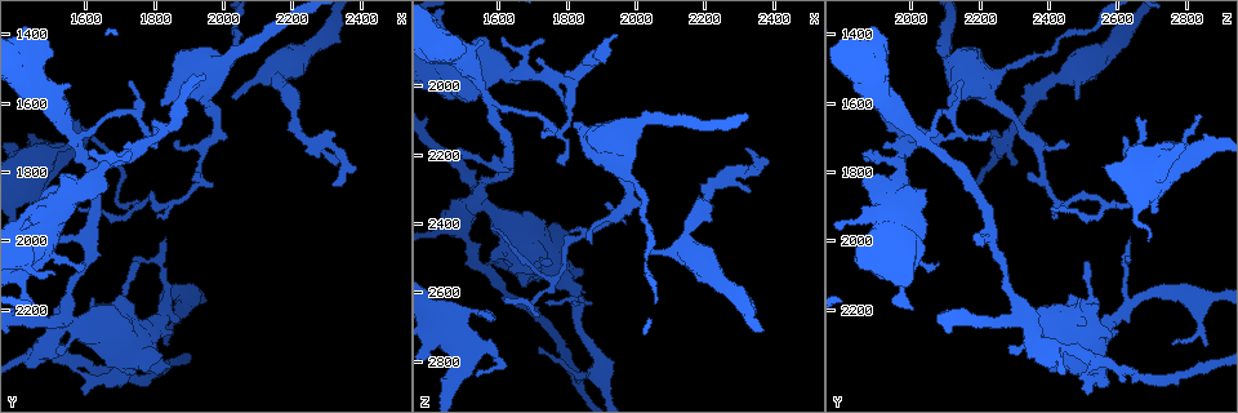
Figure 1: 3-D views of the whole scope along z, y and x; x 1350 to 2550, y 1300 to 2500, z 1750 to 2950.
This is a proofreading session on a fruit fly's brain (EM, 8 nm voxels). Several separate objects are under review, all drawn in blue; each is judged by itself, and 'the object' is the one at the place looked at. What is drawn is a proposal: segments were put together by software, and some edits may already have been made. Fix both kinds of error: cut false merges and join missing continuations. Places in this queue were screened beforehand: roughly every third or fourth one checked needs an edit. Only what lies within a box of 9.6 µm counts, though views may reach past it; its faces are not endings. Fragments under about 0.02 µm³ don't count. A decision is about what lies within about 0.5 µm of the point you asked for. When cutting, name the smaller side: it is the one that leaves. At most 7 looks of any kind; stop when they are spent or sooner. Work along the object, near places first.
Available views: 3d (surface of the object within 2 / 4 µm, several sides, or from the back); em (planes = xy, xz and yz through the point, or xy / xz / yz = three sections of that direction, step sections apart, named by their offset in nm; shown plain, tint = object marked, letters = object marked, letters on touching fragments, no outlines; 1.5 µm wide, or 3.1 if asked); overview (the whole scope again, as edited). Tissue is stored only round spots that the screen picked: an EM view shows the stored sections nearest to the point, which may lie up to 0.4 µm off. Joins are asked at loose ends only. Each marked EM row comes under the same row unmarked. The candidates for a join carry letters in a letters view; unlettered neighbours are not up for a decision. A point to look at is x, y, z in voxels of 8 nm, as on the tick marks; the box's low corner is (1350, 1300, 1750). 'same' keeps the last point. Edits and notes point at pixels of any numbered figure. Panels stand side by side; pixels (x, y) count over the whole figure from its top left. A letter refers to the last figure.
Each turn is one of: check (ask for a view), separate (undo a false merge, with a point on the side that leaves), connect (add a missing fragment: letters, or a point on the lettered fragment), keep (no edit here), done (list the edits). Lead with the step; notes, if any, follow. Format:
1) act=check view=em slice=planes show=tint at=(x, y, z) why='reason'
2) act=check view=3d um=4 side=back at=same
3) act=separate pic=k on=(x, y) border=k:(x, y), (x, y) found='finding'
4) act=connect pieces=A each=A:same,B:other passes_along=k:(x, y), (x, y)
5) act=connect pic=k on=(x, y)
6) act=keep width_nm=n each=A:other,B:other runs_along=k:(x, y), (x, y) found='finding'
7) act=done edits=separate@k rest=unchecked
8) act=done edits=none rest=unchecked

act=check view=em slice=planes show=letters at=(1830, 1990, 2640)

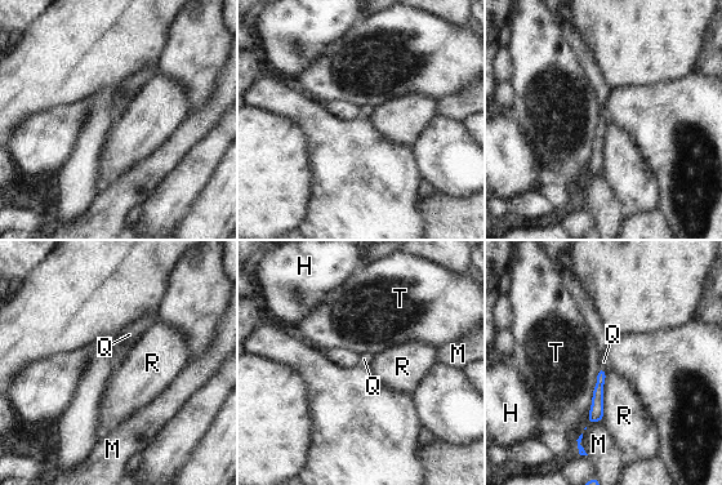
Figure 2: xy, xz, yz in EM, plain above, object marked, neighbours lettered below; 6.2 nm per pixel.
act=connect pieces=Q each=H:other,M:other,Q:same,R:other,T:other passes_along=2:(597, 399), (605, 369), (604, 361) found='the cell continues'

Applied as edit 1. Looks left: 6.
act=check view=overview why='see it whole again'

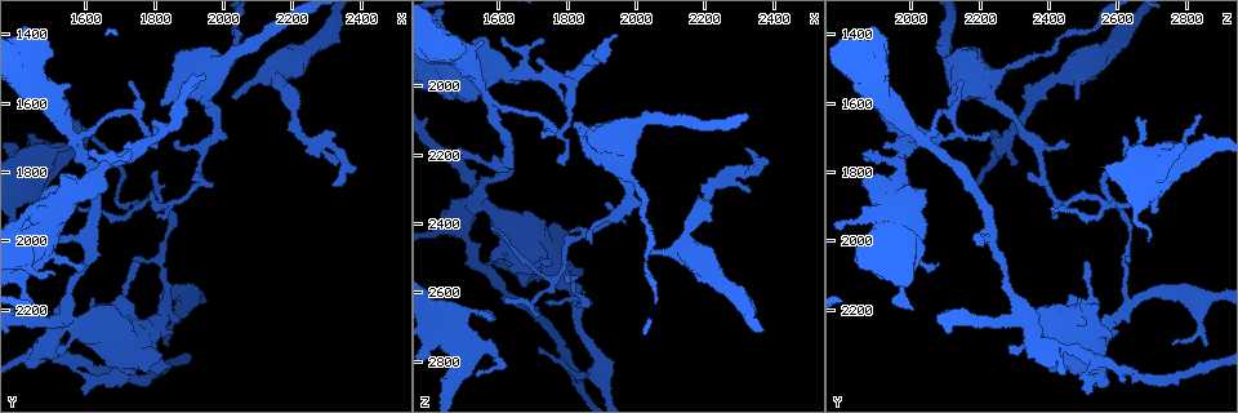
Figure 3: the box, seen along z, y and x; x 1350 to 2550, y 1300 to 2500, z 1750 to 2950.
act=check view=3d um=4 at=(2020, 1570, 2480) why='an open end'

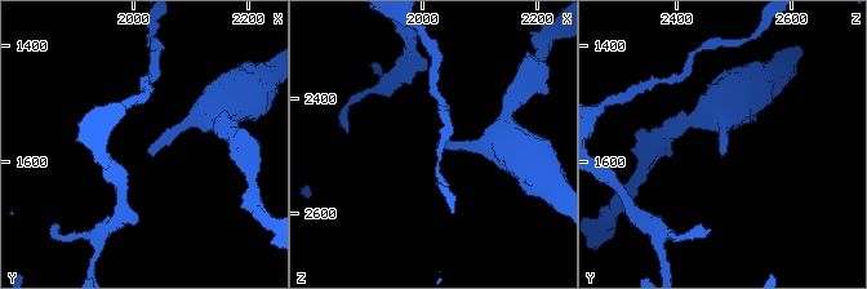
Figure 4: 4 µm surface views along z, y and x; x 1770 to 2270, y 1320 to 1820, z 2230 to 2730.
act=check view=em slice=planes show=tint at=(2025, 1580, 2485)

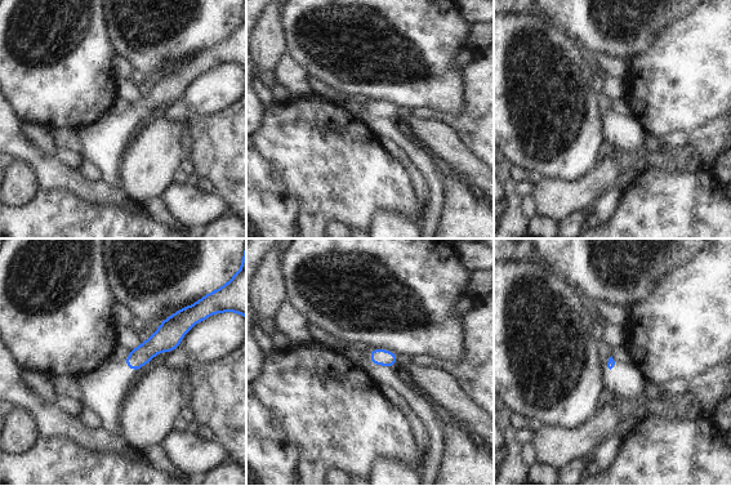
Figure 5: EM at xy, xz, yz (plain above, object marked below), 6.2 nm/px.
act=check view=em slice=planes show=letters at=same

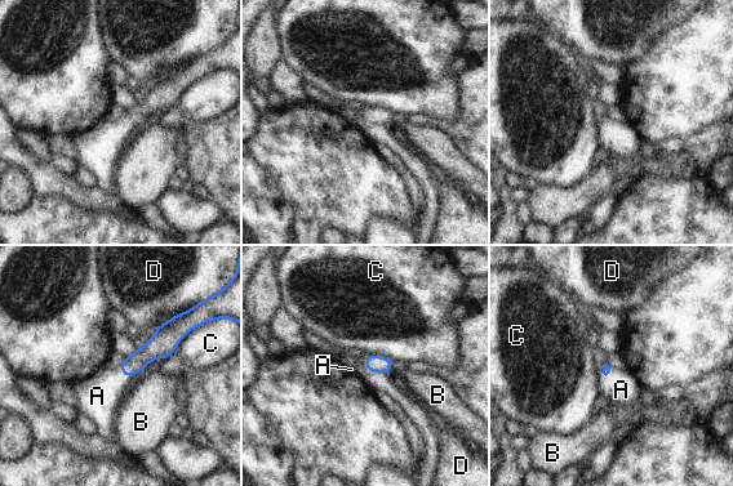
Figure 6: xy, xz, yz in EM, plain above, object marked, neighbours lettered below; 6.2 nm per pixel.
act=connect pieces=A each=A:same,B:other,C:other,D:other passes_along=6:(155, 347), (124, 373), (97, 396) found='the cell continues'

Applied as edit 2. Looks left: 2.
act=done edits=connect@2,connect@6 rest=unchecked

